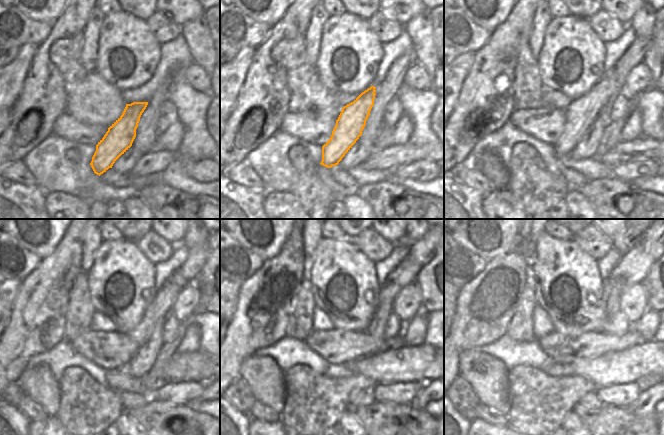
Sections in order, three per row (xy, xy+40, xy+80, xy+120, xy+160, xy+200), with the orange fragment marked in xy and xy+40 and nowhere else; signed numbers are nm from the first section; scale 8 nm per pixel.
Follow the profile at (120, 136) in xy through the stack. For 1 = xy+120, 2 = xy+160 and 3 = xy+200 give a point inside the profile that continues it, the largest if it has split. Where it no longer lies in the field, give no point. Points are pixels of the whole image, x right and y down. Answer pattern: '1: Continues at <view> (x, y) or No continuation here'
1: Continues at xy+120 (160, 308)
2: Continues at xy+160 (405, 273)
3: Continues at xy+200 (633, 266)

